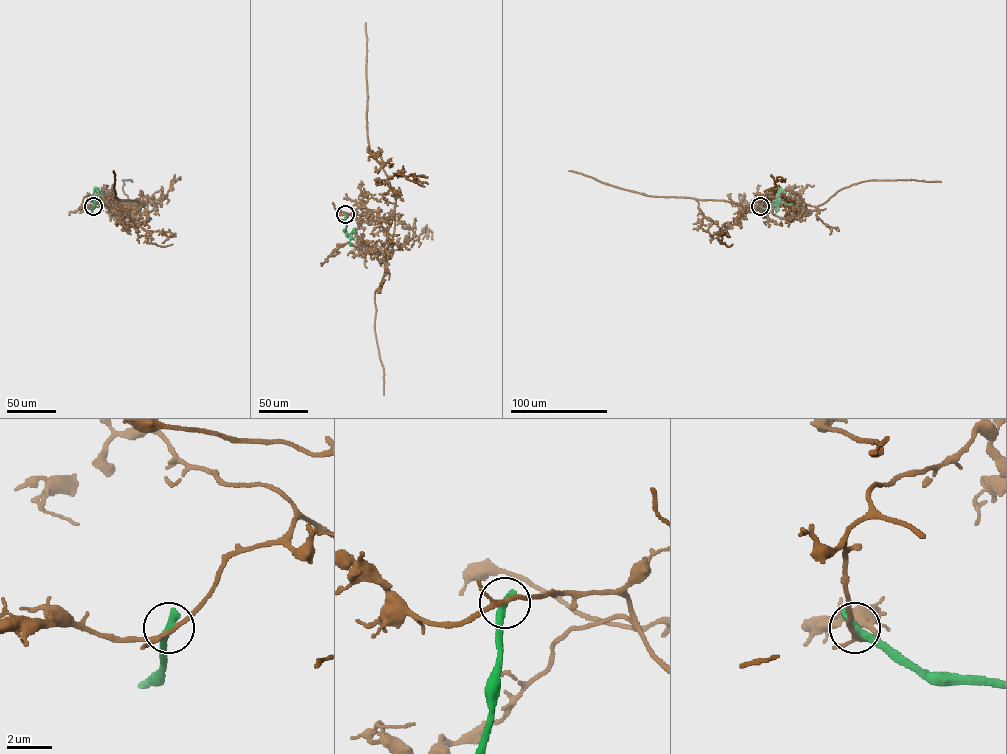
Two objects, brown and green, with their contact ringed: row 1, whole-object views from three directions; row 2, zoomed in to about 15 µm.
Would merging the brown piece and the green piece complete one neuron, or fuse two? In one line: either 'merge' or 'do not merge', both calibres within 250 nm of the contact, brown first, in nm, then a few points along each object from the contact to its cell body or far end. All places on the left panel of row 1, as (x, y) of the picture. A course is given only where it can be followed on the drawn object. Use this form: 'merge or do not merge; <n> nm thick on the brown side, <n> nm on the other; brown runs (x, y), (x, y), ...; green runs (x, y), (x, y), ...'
do not merge; 170 nm thick on the brown side, 400 nm on the other; brown runs (93, 206), (100, 201), (117, 202), (124, 207), (141, 201), (143, 206), (137, 201), (114, 197), (113, 170); green runs (93, 206), (95, 187), (101, 201), (98, 203)

